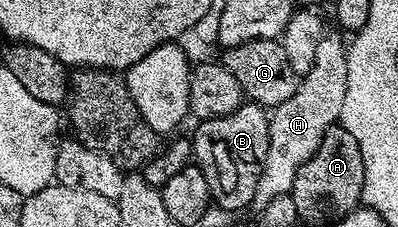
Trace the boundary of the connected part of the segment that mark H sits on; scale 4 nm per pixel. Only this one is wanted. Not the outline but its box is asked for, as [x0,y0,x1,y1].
[252,36,347,211]

